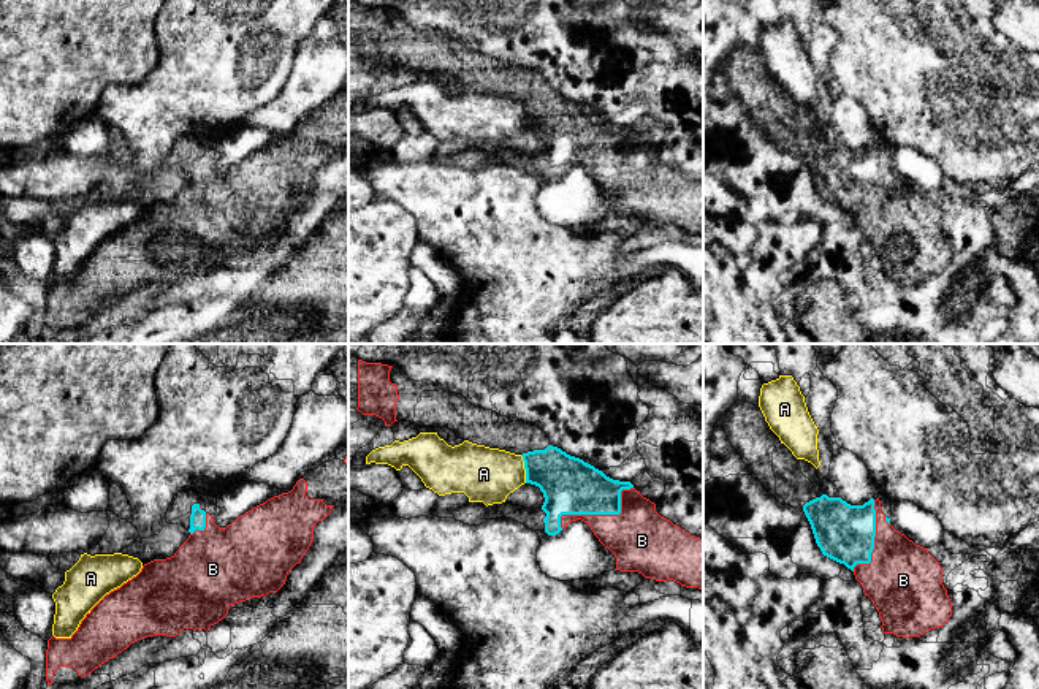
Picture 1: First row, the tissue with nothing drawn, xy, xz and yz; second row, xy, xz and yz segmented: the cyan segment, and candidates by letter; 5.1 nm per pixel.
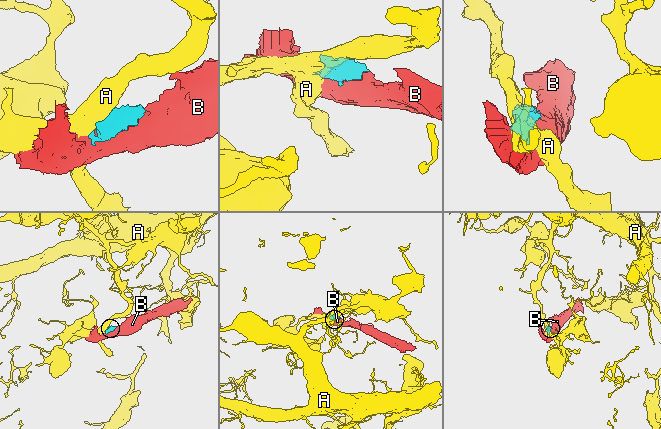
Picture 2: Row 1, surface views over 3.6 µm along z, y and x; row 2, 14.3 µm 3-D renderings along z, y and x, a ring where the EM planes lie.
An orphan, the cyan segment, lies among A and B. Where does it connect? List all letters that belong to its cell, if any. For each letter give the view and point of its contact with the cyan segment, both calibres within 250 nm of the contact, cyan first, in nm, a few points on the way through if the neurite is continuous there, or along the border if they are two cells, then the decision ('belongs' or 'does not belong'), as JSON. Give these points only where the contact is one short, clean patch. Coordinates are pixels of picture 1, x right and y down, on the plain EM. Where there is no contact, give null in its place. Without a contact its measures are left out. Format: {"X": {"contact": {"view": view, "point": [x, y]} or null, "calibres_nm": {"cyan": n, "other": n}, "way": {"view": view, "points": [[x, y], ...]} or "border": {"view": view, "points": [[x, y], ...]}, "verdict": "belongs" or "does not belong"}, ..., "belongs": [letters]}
{"A": {"contact": {"view": "xz", "point": [525, 113]}, "calibres_nm": {"cyan": 280, "other": 280}, "verdict": "does not belong"}, "B": {"contact": {"view": "xz", "point": [601, 159]}, "calibres_nm": {"cyan": 280, "other": 320}, "verdict": "does not belong"}, "belongs": []}

